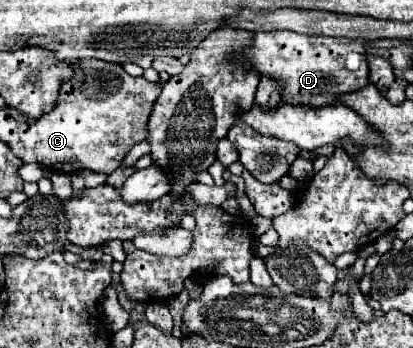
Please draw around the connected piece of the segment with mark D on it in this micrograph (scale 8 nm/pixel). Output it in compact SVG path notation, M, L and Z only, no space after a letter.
M259 31L255 33L251 49L241 57L241 63L251 67L255 65L261 75L283 81L283 103L307 103L311 107L321 107L331 105L339 95L357 91L369 83L366 49L367 41L361 39L335 39L293 31Z

